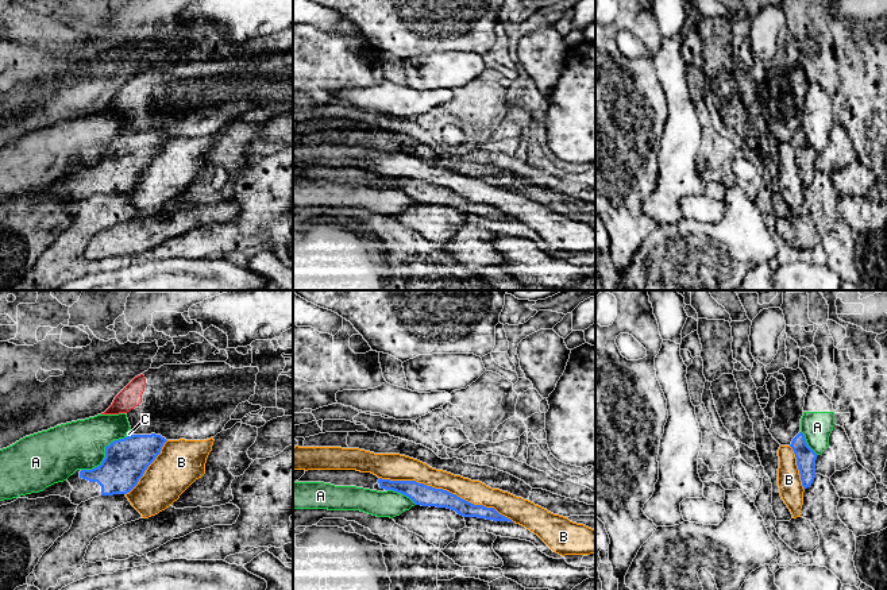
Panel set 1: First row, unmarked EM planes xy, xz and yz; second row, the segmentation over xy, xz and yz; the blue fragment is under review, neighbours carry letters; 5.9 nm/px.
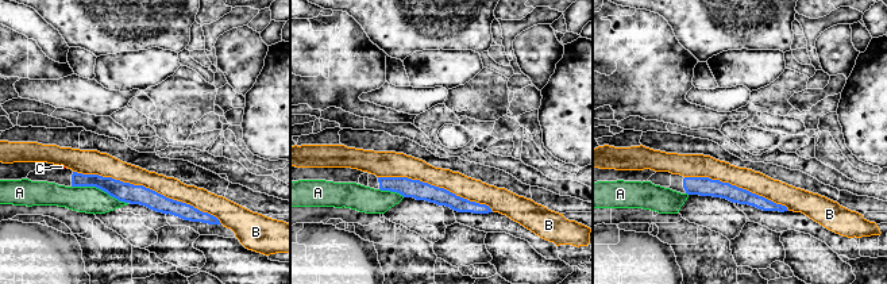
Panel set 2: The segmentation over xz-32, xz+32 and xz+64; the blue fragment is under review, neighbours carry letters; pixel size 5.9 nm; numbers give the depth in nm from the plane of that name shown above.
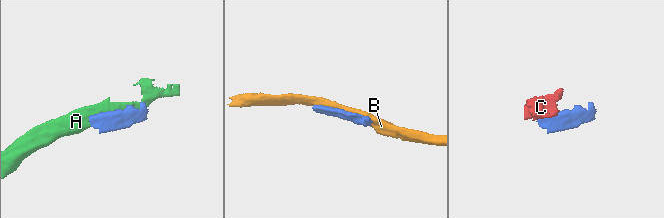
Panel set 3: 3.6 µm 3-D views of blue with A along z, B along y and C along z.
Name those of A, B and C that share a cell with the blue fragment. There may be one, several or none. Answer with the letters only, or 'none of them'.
none of them

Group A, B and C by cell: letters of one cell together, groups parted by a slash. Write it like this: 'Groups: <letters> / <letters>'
Groups: A / B / C

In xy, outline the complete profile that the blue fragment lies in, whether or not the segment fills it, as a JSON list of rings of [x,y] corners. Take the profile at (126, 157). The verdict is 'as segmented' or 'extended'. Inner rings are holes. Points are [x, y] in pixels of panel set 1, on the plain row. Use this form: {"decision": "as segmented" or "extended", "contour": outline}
{"decision": "extended", "contour": [[[131,132],[105,144],[105,155],[92,167],[77,167],[66,178],[18,196],[66,194],[80,203],[99,193],[130,190],[167,138],[161,132]]]}

